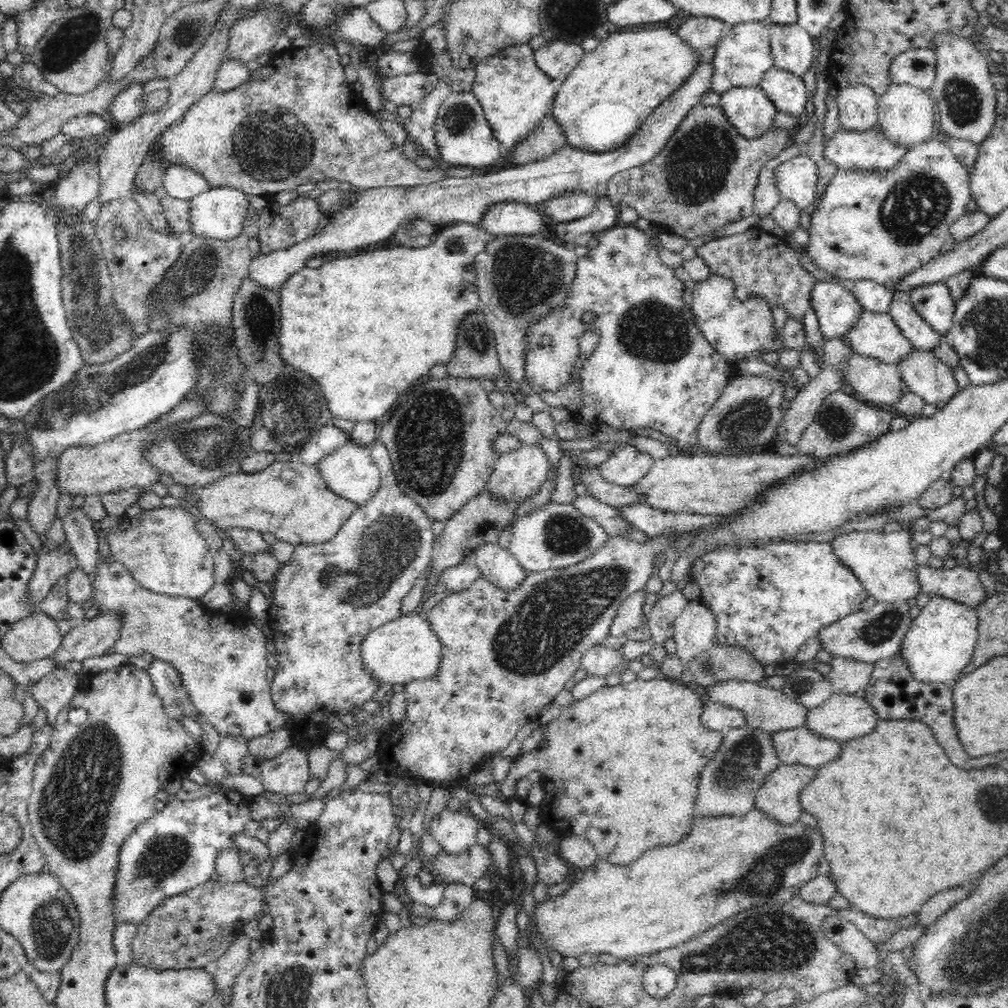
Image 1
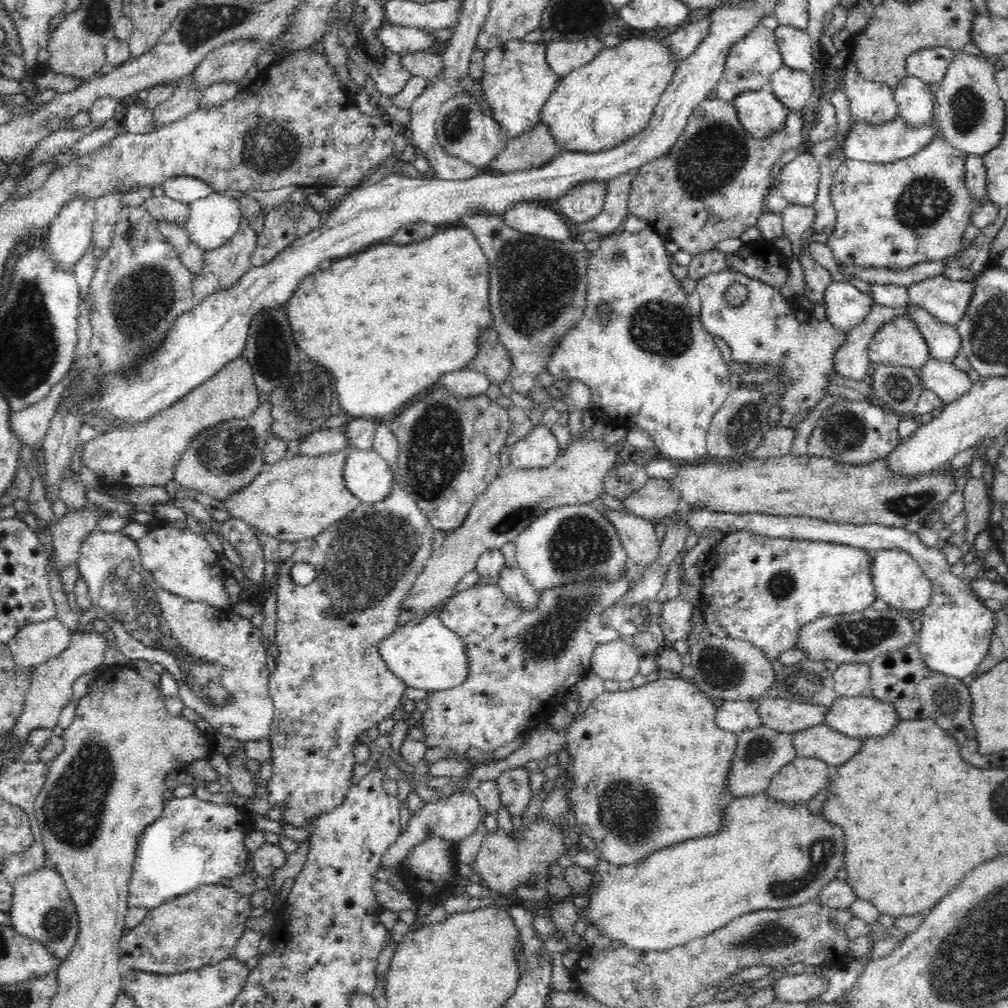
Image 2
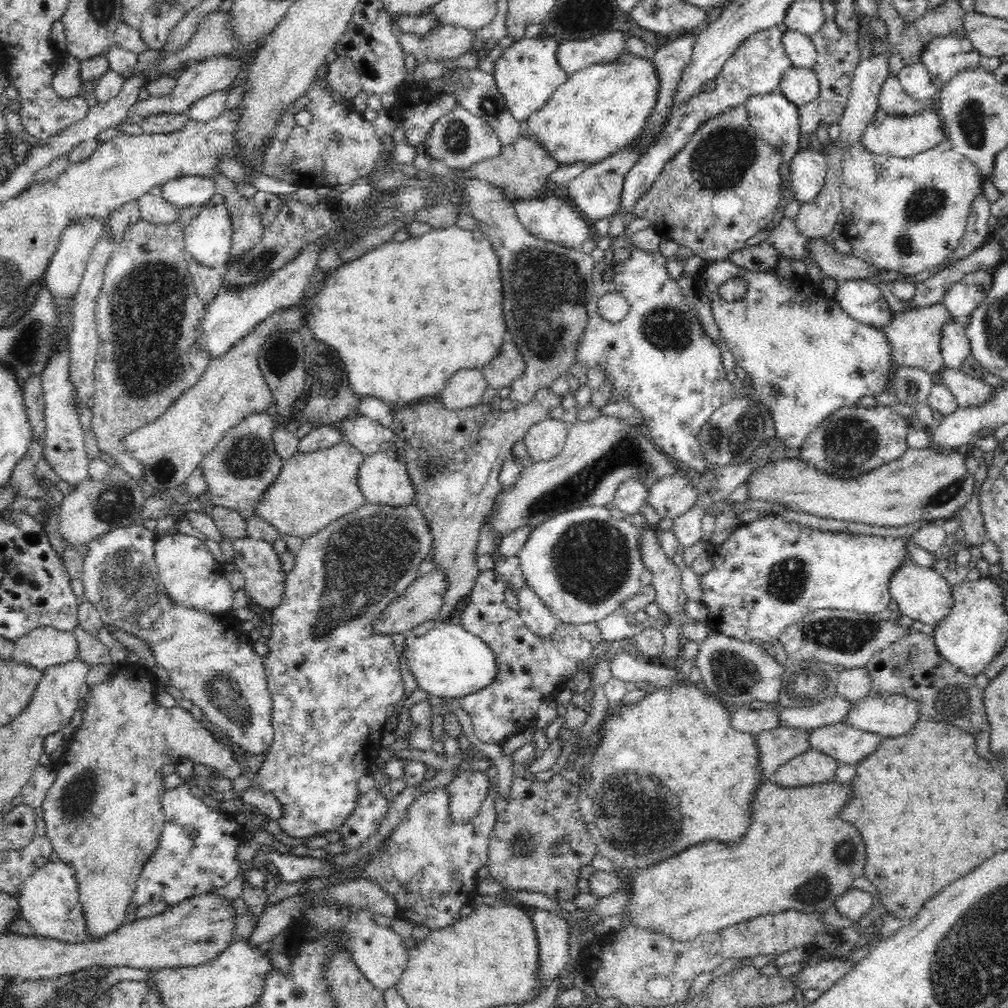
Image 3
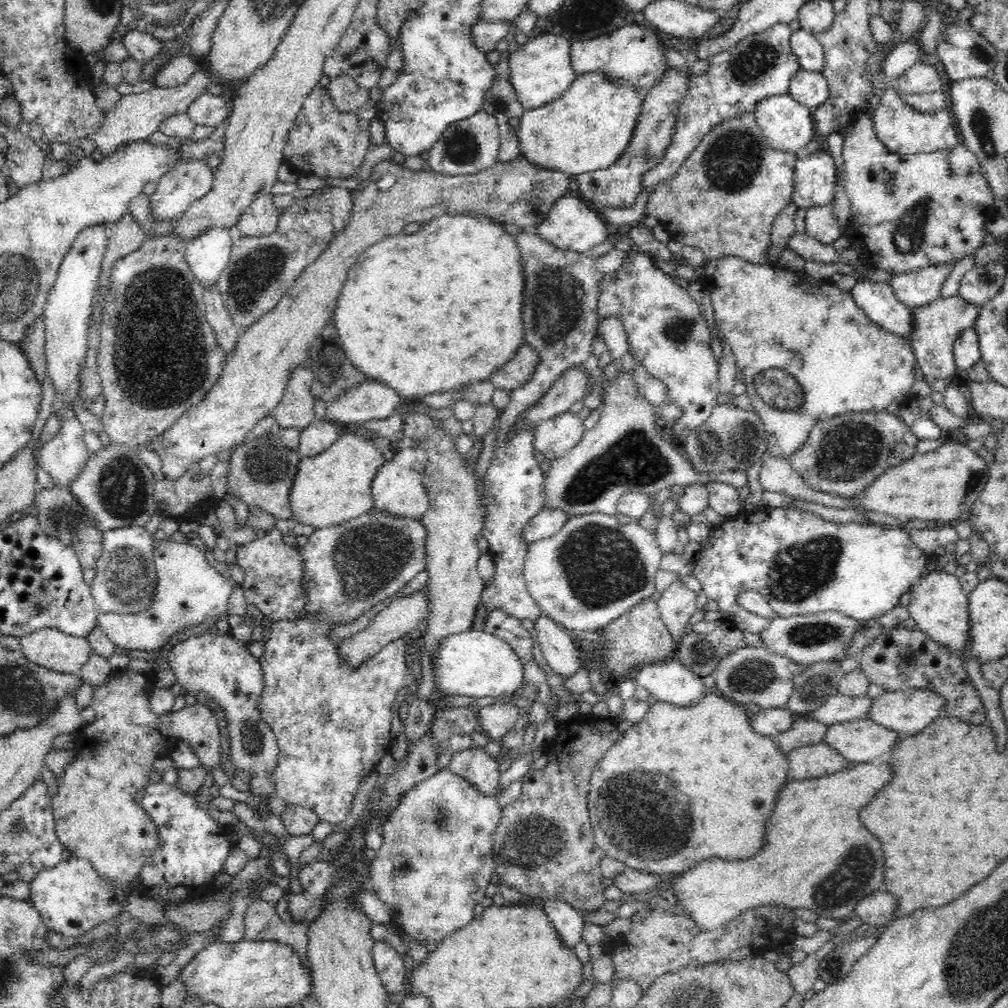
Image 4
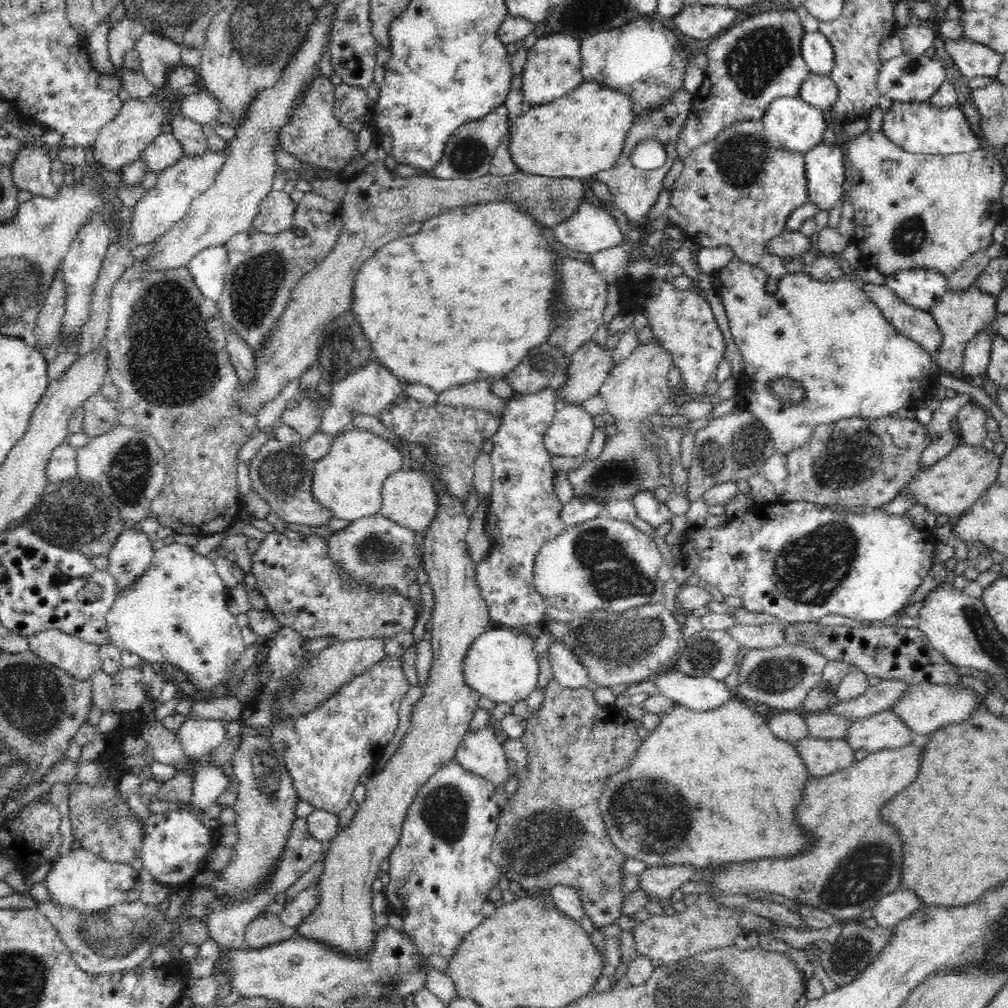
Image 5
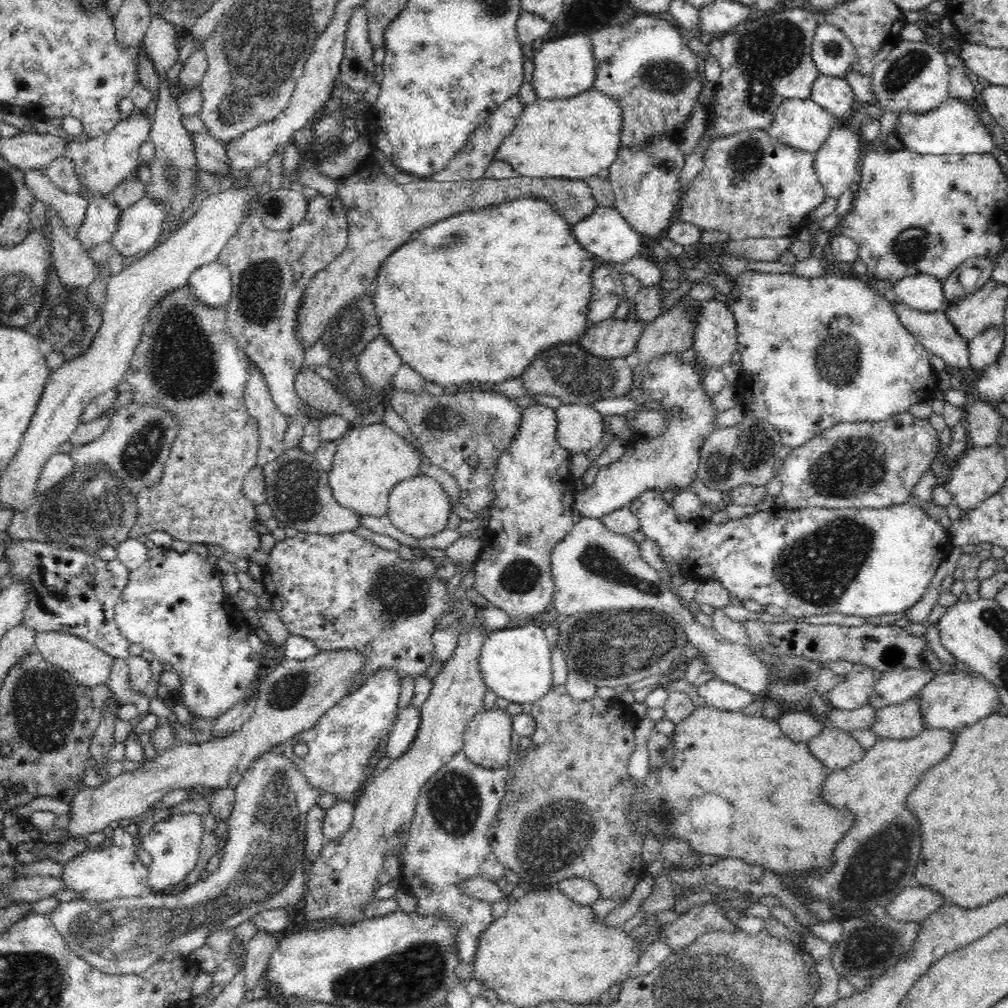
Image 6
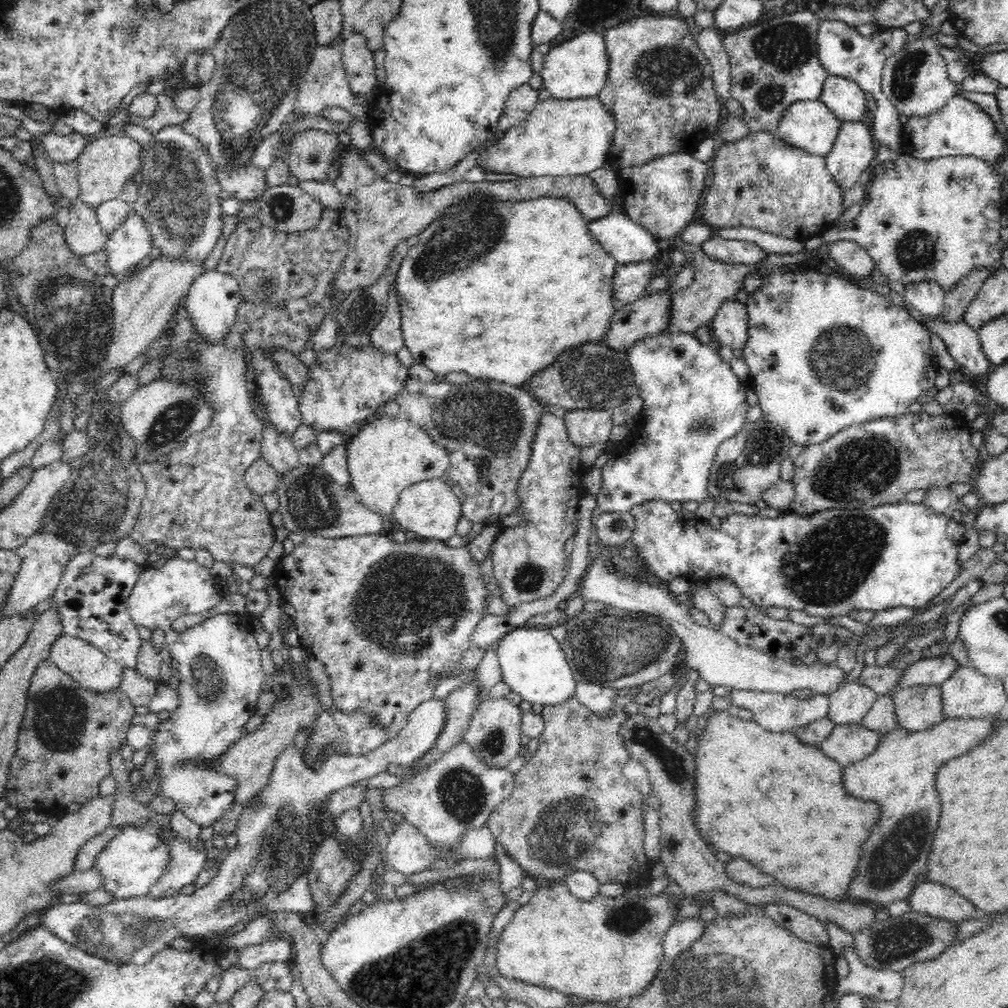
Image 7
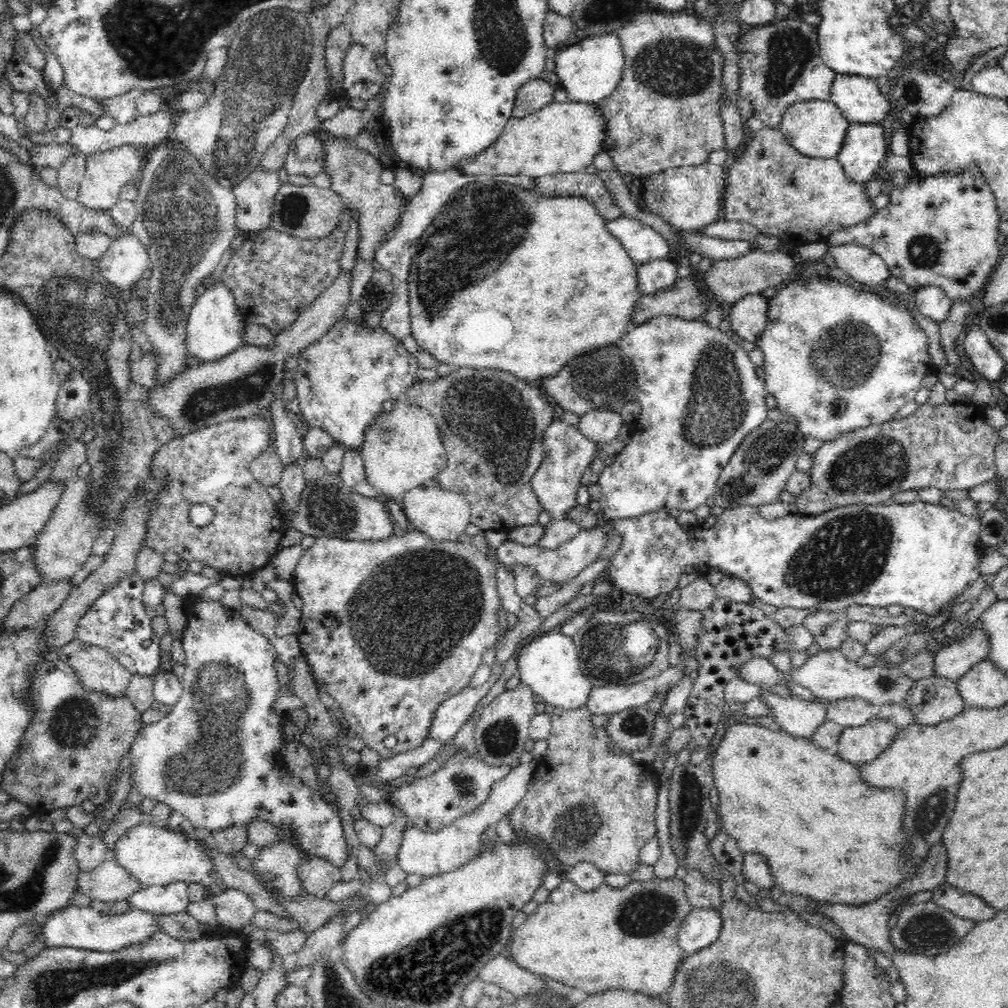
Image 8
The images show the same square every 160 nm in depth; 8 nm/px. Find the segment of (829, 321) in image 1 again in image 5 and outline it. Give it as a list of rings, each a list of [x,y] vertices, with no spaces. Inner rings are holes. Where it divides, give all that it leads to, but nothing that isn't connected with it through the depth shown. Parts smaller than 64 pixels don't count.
[[[864,283],[862,291],[866,292],[870,301],[874,301],[874,305],[898,333],[920,344],[931,355],[938,352],[943,337],[930,313],[905,304],[885,285]]]

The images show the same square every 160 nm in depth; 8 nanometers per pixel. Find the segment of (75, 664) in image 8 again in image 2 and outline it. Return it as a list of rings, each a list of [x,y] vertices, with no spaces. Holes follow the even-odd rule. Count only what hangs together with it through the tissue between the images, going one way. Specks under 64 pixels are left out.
[[[54,617],[21,626],[7,645],[16,664],[33,668],[67,649],[72,633],[63,622]]]

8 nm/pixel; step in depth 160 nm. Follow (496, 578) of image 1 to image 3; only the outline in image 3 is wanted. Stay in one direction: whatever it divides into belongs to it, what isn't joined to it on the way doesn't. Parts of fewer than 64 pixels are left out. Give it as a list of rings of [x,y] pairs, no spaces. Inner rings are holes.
[[[528,583],[521,586],[517,597],[518,606],[520,606],[519,615],[530,632],[551,639],[549,636],[553,635],[556,630],[558,620],[550,608],[546,606],[546,603],[536,595]]]

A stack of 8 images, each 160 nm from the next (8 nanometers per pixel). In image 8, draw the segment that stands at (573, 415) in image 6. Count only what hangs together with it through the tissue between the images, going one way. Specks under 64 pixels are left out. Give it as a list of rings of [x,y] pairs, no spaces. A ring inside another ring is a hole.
[[[610,410],[590,411],[579,415],[580,423],[577,428],[584,437],[598,444],[608,444],[619,434],[624,421],[620,413]]]

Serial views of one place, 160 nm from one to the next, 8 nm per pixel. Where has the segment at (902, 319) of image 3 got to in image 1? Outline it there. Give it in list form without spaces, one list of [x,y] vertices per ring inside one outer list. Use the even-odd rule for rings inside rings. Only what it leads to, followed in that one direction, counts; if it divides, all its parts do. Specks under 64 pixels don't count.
[[[862,312],[858,324],[843,339],[854,353],[896,366],[914,350],[888,313]]]

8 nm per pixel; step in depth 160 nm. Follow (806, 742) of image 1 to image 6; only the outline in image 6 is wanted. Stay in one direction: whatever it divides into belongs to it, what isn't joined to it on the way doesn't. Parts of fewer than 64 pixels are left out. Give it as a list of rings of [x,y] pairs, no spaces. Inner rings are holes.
[[[913,697],[906,702],[877,709],[875,721],[869,729],[874,732],[877,740],[882,738],[904,740],[918,736],[925,729],[919,698]]]

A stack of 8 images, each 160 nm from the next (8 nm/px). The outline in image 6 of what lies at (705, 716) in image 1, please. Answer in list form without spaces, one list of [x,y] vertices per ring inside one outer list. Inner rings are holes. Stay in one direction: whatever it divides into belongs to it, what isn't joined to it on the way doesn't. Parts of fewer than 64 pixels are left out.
[[[789,710],[776,721],[782,732],[798,743],[807,743],[817,734],[820,734],[823,729],[821,721],[813,711]]]

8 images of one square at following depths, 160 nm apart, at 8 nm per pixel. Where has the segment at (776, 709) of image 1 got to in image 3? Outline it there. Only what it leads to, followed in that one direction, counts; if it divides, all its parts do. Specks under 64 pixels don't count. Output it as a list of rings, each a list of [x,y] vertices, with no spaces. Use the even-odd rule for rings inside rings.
[[[839,694],[808,706],[784,707],[778,713],[781,726],[790,728],[817,729],[829,724],[842,723],[852,708]]]

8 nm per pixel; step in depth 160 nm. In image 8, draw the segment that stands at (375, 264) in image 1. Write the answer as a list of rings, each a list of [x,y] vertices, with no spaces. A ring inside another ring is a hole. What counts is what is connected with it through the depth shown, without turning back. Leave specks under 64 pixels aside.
[[[478,176],[474,182],[462,186],[453,194],[450,202],[438,212],[423,235],[415,241],[408,287],[412,336],[418,343],[419,349],[428,352],[440,364],[452,364],[460,368],[468,366],[474,370],[480,370],[480,368],[504,370],[504,372],[512,372],[520,380],[537,384],[542,377],[549,377],[560,372],[562,366],[570,362],[574,356],[592,352],[594,348],[600,348],[606,344],[612,345],[618,339],[622,339],[624,334],[635,328],[632,325],[632,320],[634,320],[632,312],[634,312],[636,302],[644,296],[644,292],[640,291],[640,284],[637,281],[638,264],[628,256],[621,242],[609,233],[605,222],[605,218],[600,216],[596,207],[584,197],[544,196],[535,187],[522,188],[481,176]]]

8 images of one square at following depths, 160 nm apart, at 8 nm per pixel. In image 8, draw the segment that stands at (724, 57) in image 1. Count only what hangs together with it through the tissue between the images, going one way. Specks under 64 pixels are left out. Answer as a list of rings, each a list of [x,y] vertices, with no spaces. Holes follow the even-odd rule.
[[[782,19],[776,24],[766,23],[748,27],[740,34],[739,67],[742,68],[740,97],[749,100],[753,114],[760,118],[766,127],[779,128],[788,107],[800,101],[830,100],[834,77],[837,72],[828,68],[819,51],[817,26],[804,23],[800,19]]]

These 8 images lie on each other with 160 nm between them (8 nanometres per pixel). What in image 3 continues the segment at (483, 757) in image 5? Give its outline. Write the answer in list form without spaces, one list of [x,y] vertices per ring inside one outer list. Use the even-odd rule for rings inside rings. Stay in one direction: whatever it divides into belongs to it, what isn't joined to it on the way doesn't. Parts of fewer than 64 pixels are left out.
[[[461,771],[449,783],[448,811],[456,823],[468,822],[479,814],[489,796],[489,778],[484,771]]]

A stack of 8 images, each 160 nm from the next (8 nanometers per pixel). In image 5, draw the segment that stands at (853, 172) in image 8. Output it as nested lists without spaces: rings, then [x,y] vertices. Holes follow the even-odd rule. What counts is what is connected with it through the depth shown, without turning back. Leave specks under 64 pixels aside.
[[[822,142],[805,153],[808,202],[815,204],[819,210],[829,210],[840,205],[847,190],[845,163],[844,144],[828,145]]]

